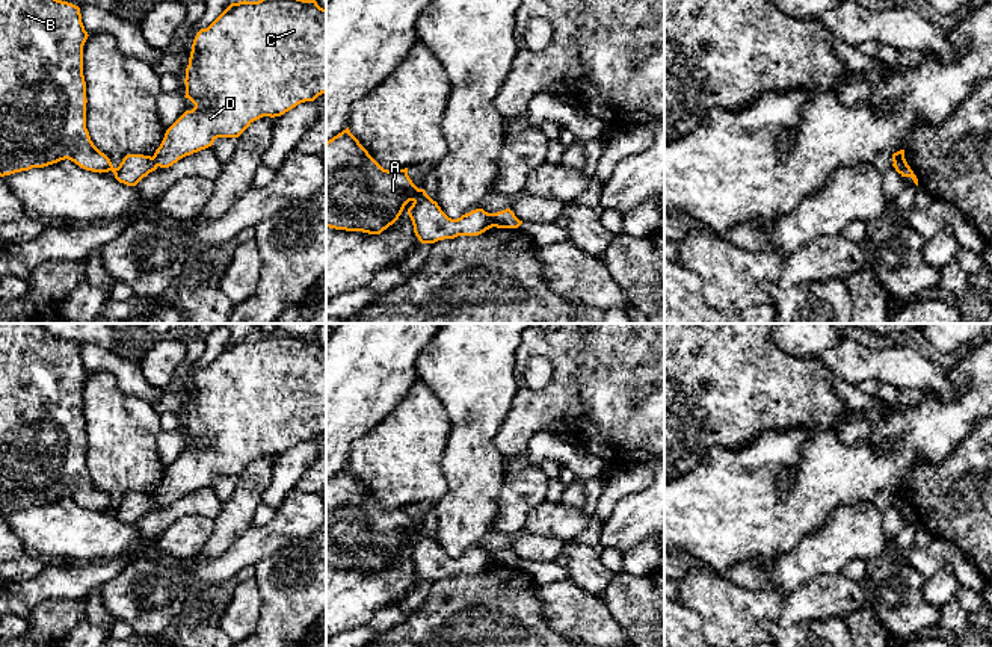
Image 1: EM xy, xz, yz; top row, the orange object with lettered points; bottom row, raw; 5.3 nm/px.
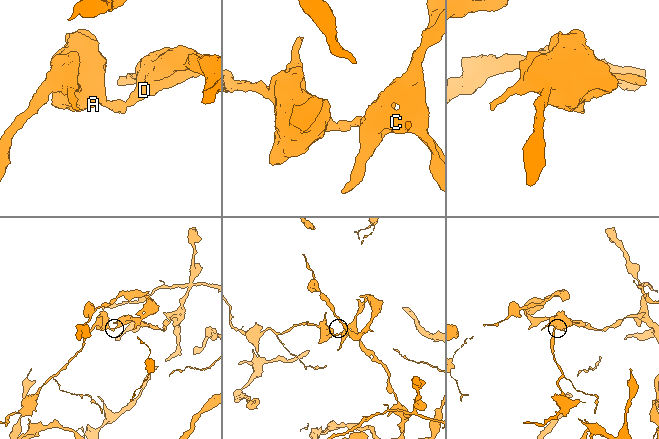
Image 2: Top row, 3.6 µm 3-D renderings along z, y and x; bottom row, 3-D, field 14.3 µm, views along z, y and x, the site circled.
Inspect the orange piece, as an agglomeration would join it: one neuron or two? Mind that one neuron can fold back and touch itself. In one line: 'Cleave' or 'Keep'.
Cleave

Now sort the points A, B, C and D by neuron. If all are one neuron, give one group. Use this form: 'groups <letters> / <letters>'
groups A B / C D

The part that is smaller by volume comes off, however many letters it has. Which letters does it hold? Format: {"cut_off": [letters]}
{"cut_off": ["A", "B"]}

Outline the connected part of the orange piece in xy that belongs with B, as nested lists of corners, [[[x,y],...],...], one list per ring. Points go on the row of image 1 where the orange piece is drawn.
[[[0,0],[0,177],[32,168],[44,168],[71,160],[92,172],[115,174],[119,183],[136,186],[157,169],[151,156],[127,154],[118,168],[91,141],[86,128],[86,82],[83,76],[83,45],[88,32],[80,8],[62,0]]]

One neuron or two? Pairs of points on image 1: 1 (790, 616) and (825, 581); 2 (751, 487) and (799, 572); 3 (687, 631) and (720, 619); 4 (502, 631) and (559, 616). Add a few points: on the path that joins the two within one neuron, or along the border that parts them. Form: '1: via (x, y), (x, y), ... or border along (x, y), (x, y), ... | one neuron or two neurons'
1: via (799, 606), (816, 590) | one neuron
2: border along (816, 531), (807, 532), (770, 563) | two neurons
3: border along (680, 602), (698, 614), (702, 631) | two neurons
4: border along (538, 585), (538, 599), (544, 620), (554, 631) | two neurons

